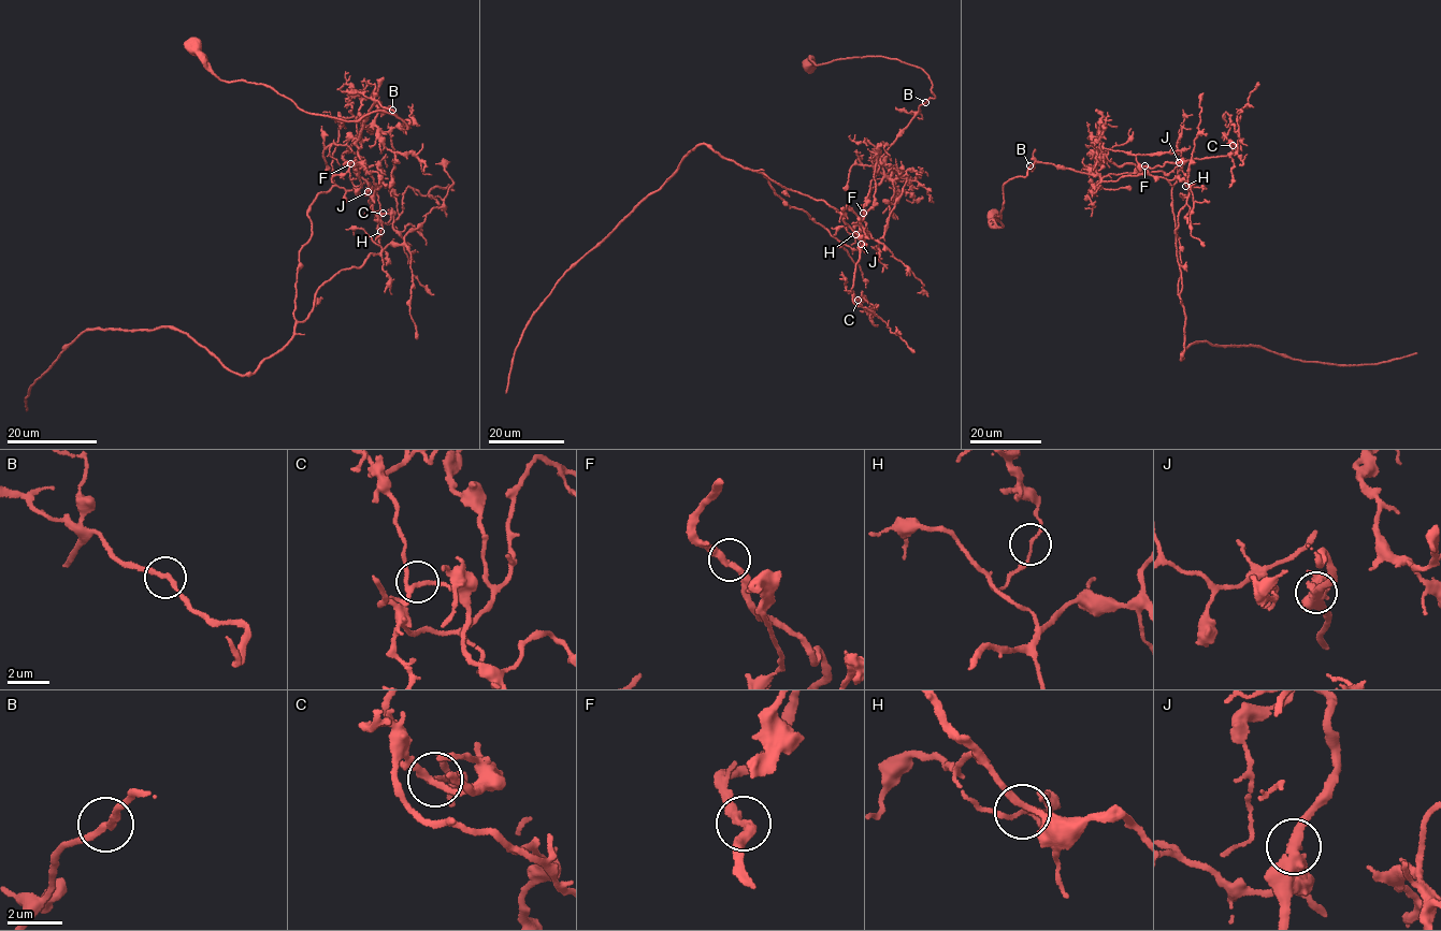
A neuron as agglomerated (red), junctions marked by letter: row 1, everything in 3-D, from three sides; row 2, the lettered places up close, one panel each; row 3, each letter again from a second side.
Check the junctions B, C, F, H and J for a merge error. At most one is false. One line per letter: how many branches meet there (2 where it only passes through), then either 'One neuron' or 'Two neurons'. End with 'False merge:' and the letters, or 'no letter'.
B: Branches: 2. One neuron
C: Branches: 3. One neuron
F: Branches: 2. One neuron
H: Branches: 2. Two neurons
J: Branches: 2. One neuron
False merge: H

